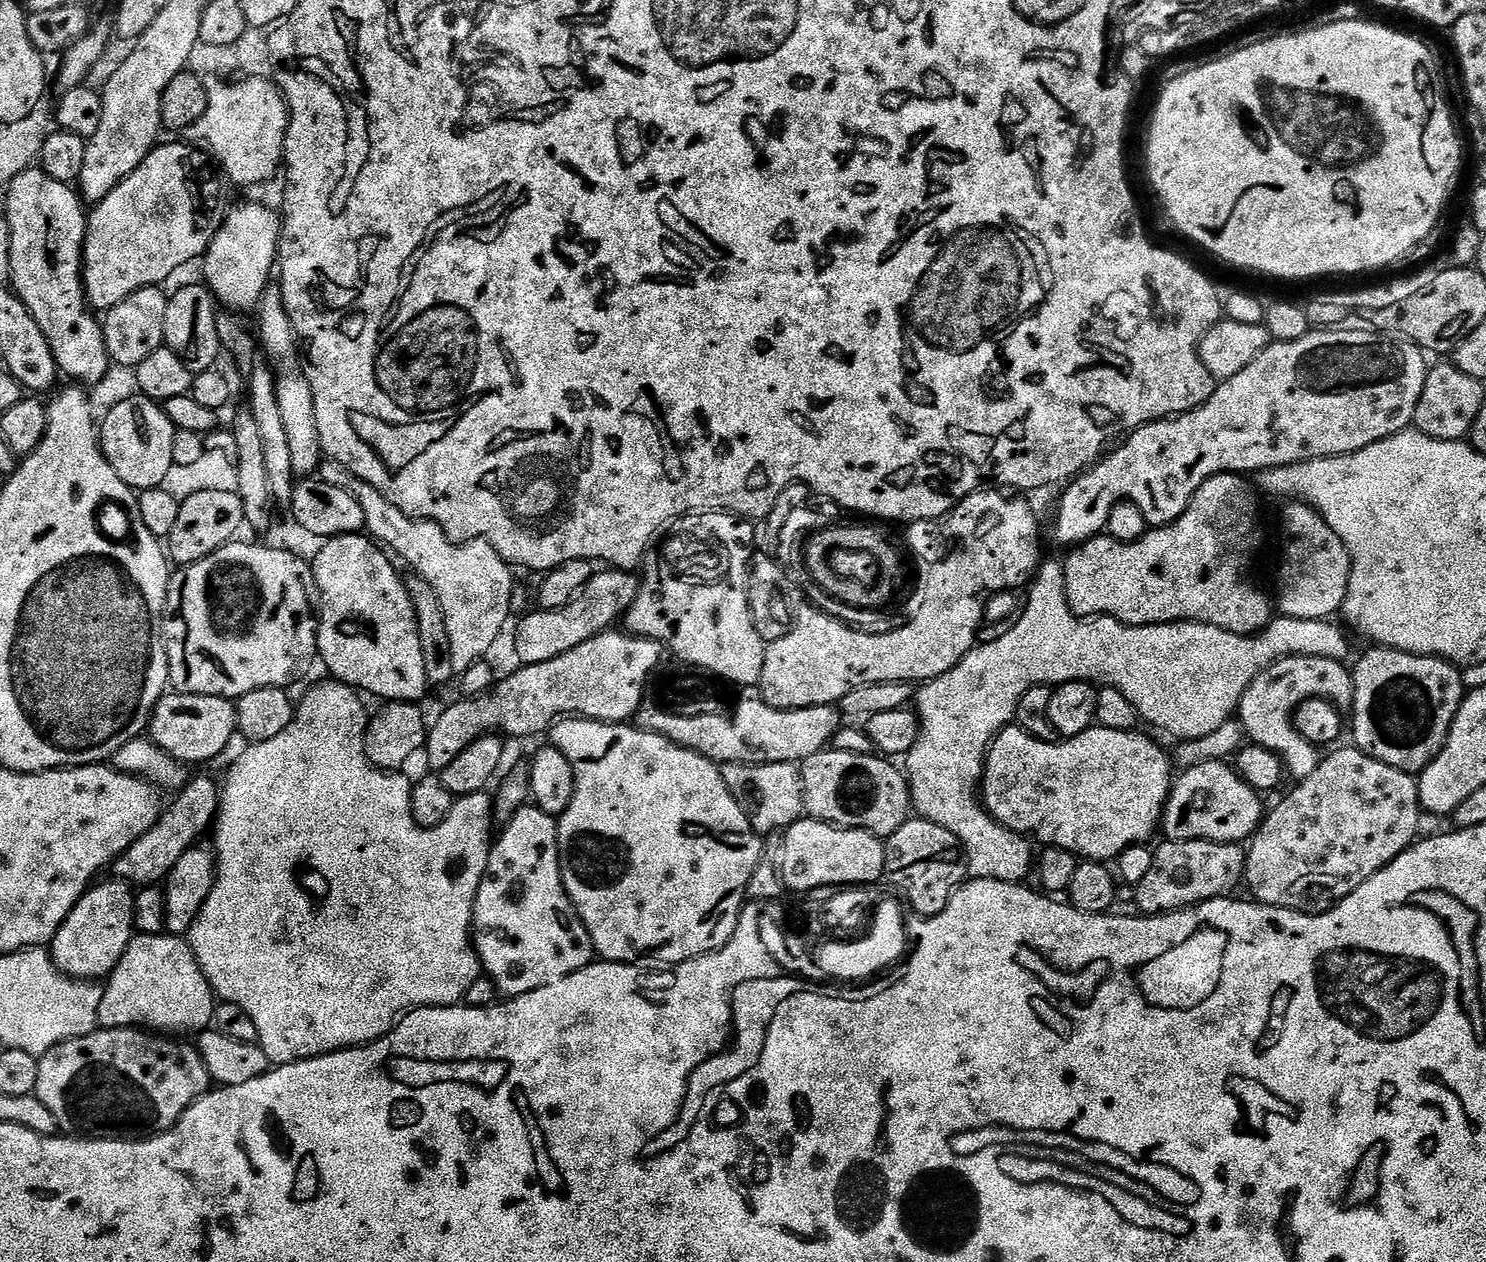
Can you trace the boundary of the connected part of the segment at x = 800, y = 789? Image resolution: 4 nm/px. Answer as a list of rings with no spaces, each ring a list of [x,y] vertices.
[[[774,762],[773,764],[725,764],[720,768],[722,778],[734,794],[738,806],[750,818],[754,831],[767,834],[769,832],[784,832],[791,824],[796,824],[805,815],[804,811],[804,779],[800,776],[800,768],[794,764],[783,764]]]

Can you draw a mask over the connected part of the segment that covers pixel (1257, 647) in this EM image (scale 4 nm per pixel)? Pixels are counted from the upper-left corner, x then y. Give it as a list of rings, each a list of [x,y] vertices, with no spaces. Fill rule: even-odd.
[[[1045,559],[1035,573],[1031,584],[1032,589],[1028,592],[1028,605],[1025,606],[1024,613],[1017,618],[1016,625],[1009,632],[1002,633],[997,640],[988,640],[985,644],[984,641],[977,643],[976,647],[971,648],[949,672],[942,674],[937,680],[927,681],[921,687],[924,689],[921,692],[919,689],[914,696],[914,711],[920,717],[920,737],[916,739],[914,746],[908,751],[906,757],[906,763],[908,763],[908,768],[906,767],[906,779],[912,798],[912,808],[915,811],[920,811],[917,813],[923,819],[934,822],[946,830],[950,830],[950,834],[954,834],[960,839],[960,844],[964,848],[964,858],[968,861],[968,876],[977,880],[997,880],[998,882],[1006,882],[1007,884],[1024,884],[1027,881],[1027,876],[1029,875],[1031,877],[1034,872],[1034,852],[1032,856],[1032,848],[1027,844],[1029,841],[1021,833],[1011,832],[1006,826],[999,824],[989,814],[987,808],[982,803],[981,797],[978,795],[982,788],[984,761],[988,758],[988,749],[991,748],[992,741],[995,740],[996,735],[1015,721],[1018,702],[1022,698],[1022,694],[1026,694],[1026,690],[1030,690],[1039,684],[1055,686],[1065,680],[1089,680],[1097,686],[1122,690],[1122,694],[1126,694],[1126,698],[1134,705],[1134,710],[1140,715],[1140,719],[1145,725],[1147,723],[1153,724],[1154,727],[1161,728],[1166,735],[1173,736],[1173,741],[1179,742],[1182,740],[1206,738],[1206,734],[1214,734],[1218,730],[1218,726],[1222,726],[1227,720],[1233,719],[1237,715],[1241,698],[1243,698],[1246,690],[1254,682],[1256,675],[1268,668],[1275,660],[1281,660],[1287,656],[1317,656],[1318,658],[1330,658],[1331,660],[1341,662],[1349,659],[1347,657],[1349,633],[1343,627],[1340,629],[1336,625],[1336,622],[1332,620],[1307,620],[1306,618],[1290,618],[1289,616],[1277,615],[1261,632],[1256,633],[1254,636],[1239,636],[1233,632],[1222,630],[1213,624],[1190,624],[1185,622],[1183,624],[1130,626],[1129,624],[1123,624],[1120,620],[1116,620],[1113,616],[1085,618],[1072,613],[1072,608],[1069,606],[1068,599],[1066,598],[1064,565],[1059,559],[1057,561]]]

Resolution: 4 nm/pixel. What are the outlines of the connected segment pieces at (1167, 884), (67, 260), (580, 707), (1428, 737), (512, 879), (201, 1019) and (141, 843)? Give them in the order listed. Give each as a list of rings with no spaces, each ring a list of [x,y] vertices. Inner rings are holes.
[[[1170,840],[1154,848],[1150,870],[1136,885],[1135,907],[1145,916],[1162,916],[1165,912],[1181,912],[1208,900],[1227,897],[1245,883],[1248,853],[1243,843],[1227,844],[1209,840]]]
[[[39,166],[15,176],[6,192],[10,287],[46,334],[57,369],[72,379],[69,381],[96,384],[107,374],[110,361],[103,323],[84,295],[85,205],[73,185],[50,178]]]
[[[624,630],[616,631],[601,632],[592,640],[582,642],[582,646],[558,658],[550,658],[550,662],[517,667],[517,672],[510,673],[505,680],[503,677],[485,695],[454,701],[436,721],[431,721],[428,739],[424,741],[422,749],[423,755],[428,755],[428,764],[432,767],[429,769],[436,774],[443,772],[446,766],[450,766],[450,762],[454,762],[454,758],[458,758],[458,754],[462,754],[462,750],[466,750],[466,746],[478,742],[478,738],[483,736],[536,736],[539,732],[547,733],[557,720],[575,716],[586,720],[601,720],[607,724],[631,721],[639,712],[640,705],[645,703],[644,691],[648,688],[652,671],[660,664],[662,645],[658,640],[648,640]]]
[[[1372,646],[1369,647],[1369,649],[1369,652],[1357,662],[1356,668],[1354,664],[1354,667],[1351,669],[1354,682],[1354,700],[1350,705],[1350,711],[1352,711],[1352,720],[1350,716],[1350,736],[1352,732],[1353,738],[1356,739],[1356,741],[1354,741],[1356,748],[1367,755],[1373,756],[1378,762],[1385,763],[1386,766],[1396,767],[1398,770],[1406,773],[1419,774],[1424,771],[1426,766],[1430,766],[1430,762],[1434,762],[1434,758],[1442,750],[1442,746],[1448,740],[1454,718],[1462,706],[1466,689],[1461,669],[1457,667],[1453,661],[1445,660],[1439,656],[1415,656],[1409,652],[1403,652],[1402,650],[1382,648],[1379,646]]]
[[[525,806],[503,828],[504,833],[495,837],[486,874],[472,908],[472,934],[483,971],[496,984],[497,993],[511,998],[558,982],[588,967],[593,963],[594,949],[590,934],[562,882],[557,817],[546,814],[541,808]]]
[[[133,935],[132,940],[126,946],[126,954],[122,954],[122,958],[118,962],[118,966],[112,971],[111,976],[107,977],[106,983],[103,985],[104,997],[102,998],[102,1006],[100,1007],[100,1028],[138,1028],[141,1030],[151,1030],[156,1034],[171,1034],[176,1038],[188,1038],[193,1034],[199,1034],[213,1027],[216,1018],[216,1005],[218,997],[212,991],[210,982],[206,978],[206,974],[202,974],[202,970],[196,961],[196,955],[191,944],[182,936],[142,936]]]
[[[196,776],[187,781],[184,787],[179,789],[176,801],[172,805],[167,805],[166,810],[161,811],[160,820],[153,828],[146,830],[146,834],[142,834],[142,838],[138,838],[138,842],[134,842],[127,850],[121,854],[114,862],[115,875],[119,879],[133,886],[156,886],[161,883],[170,874],[170,870],[174,866],[174,862],[178,862],[178,858],[182,858],[182,854],[186,854],[186,850],[197,847],[200,835],[204,831],[213,827],[216,819],[216,813],[220,811],[220,790],[221,785],[216,784],[208,776]]]

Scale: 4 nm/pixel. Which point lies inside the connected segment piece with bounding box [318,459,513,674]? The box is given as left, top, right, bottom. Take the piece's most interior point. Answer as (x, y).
(474, 583)

